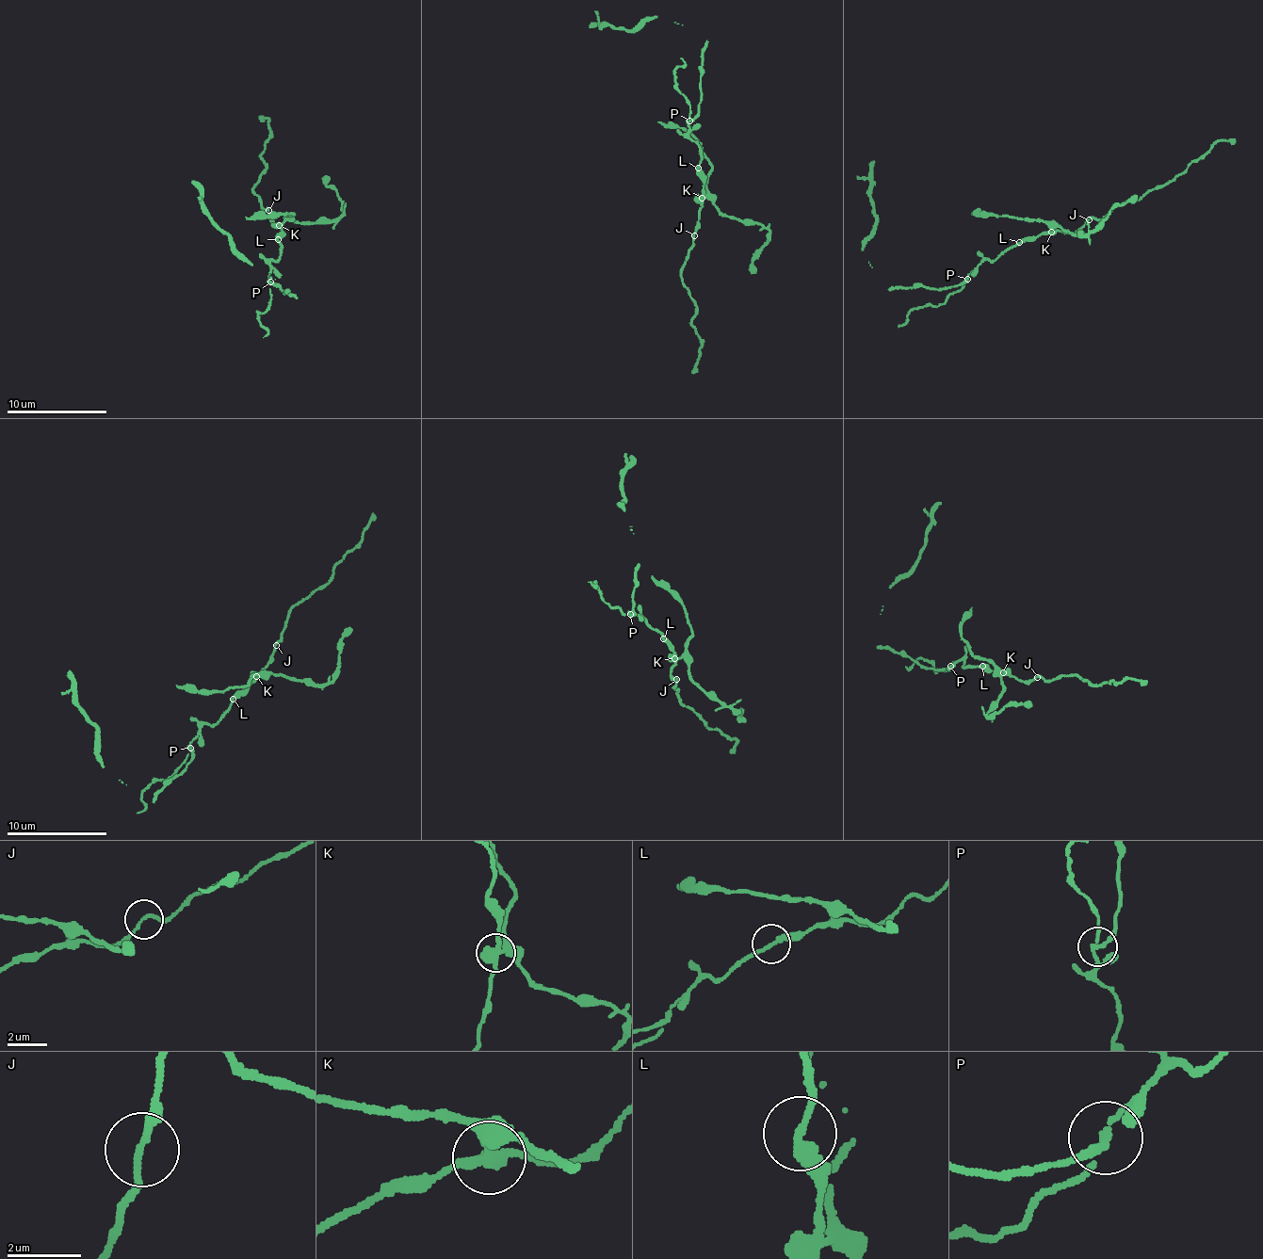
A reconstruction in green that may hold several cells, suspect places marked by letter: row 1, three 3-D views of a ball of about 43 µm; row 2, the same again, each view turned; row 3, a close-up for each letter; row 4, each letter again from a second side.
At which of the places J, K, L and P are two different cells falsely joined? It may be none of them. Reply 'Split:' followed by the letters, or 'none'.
Split: K, P

